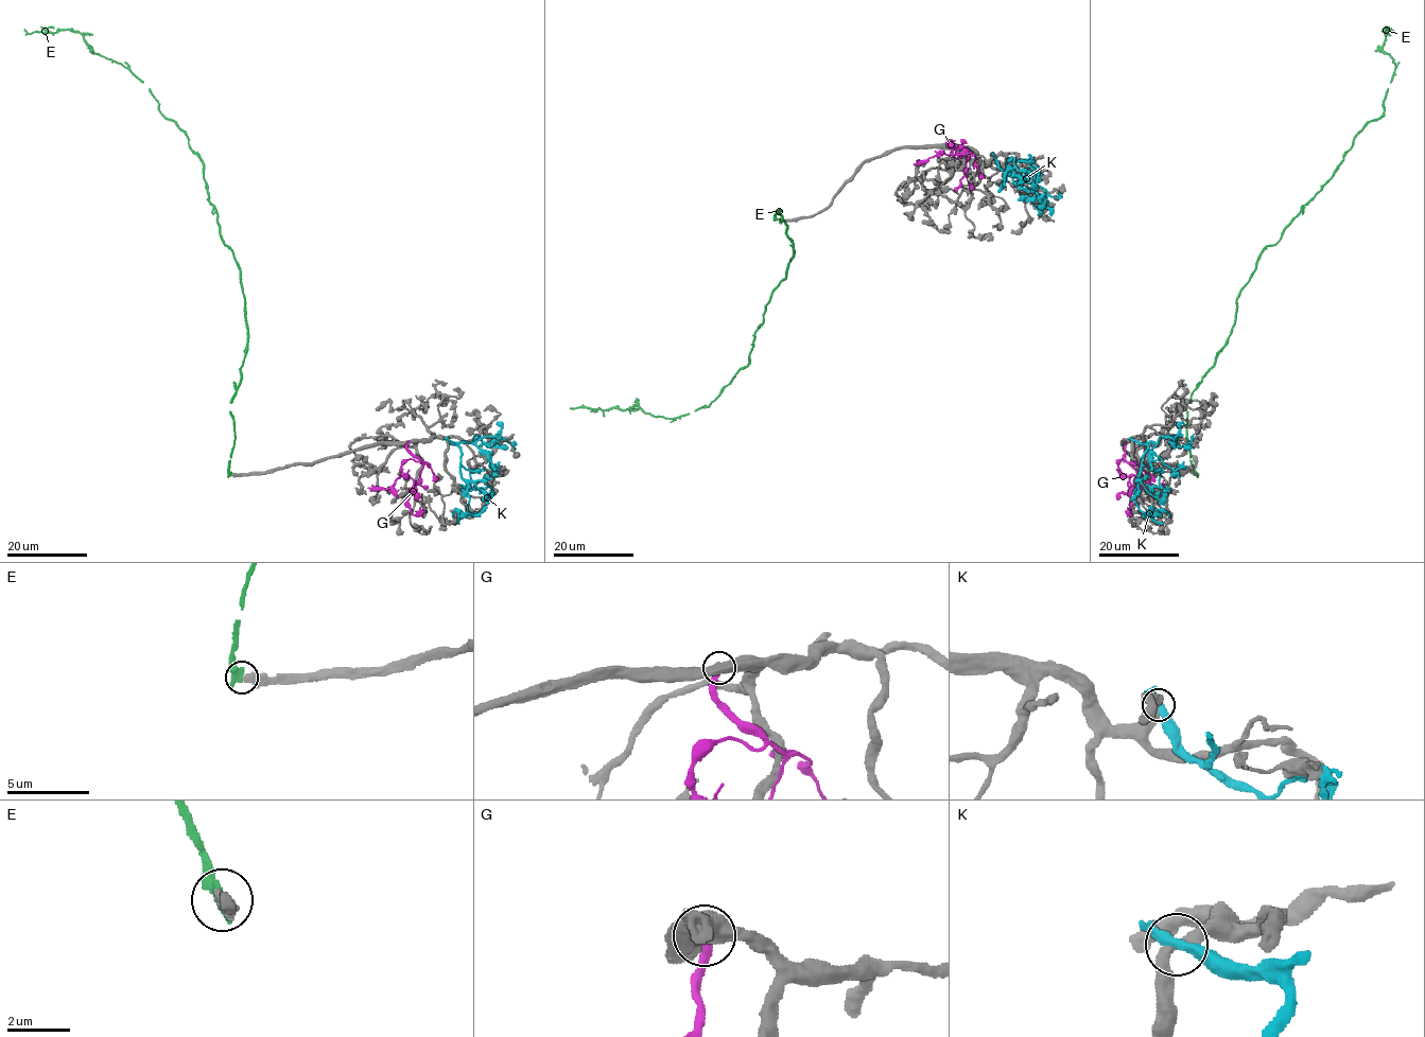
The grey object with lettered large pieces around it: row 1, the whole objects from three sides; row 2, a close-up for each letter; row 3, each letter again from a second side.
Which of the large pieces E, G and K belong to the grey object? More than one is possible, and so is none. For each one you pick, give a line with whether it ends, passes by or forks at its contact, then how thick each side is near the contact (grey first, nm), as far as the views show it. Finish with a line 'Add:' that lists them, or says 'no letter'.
Add: no letter

